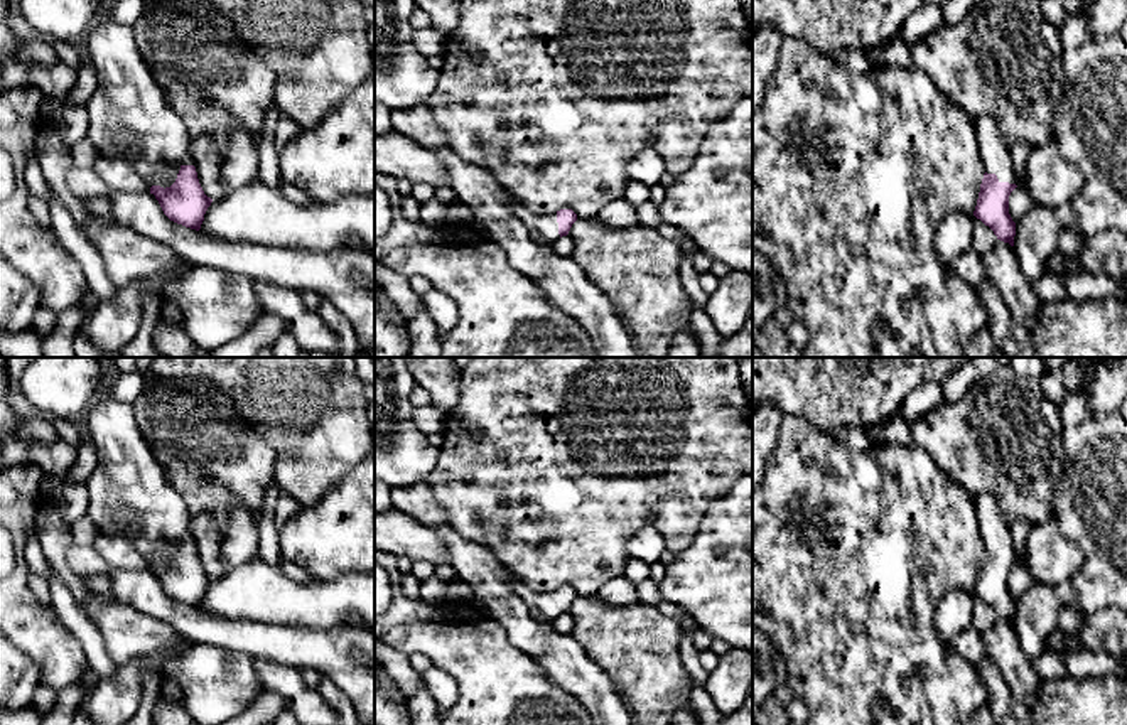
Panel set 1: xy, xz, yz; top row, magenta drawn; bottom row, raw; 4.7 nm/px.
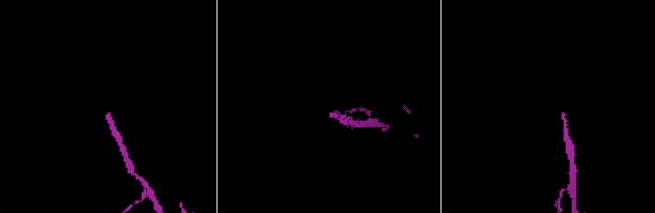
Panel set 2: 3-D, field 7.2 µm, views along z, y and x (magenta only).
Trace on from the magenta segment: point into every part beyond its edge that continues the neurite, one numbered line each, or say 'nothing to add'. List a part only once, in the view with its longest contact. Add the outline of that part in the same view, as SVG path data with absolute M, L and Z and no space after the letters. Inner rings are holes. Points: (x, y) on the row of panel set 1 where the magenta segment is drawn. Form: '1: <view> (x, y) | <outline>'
1: yz (996, 154) | M994 113L972 118L979 150L987 174L995 174L999 182L1016 184L1012 152L1011 147L1002 140L1002 132Z

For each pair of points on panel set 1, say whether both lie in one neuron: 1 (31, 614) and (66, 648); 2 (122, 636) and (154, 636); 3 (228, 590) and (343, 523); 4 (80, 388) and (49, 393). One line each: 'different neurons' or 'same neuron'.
1: same neuron
2: same neuron
3: different neurons
4: same neuron

